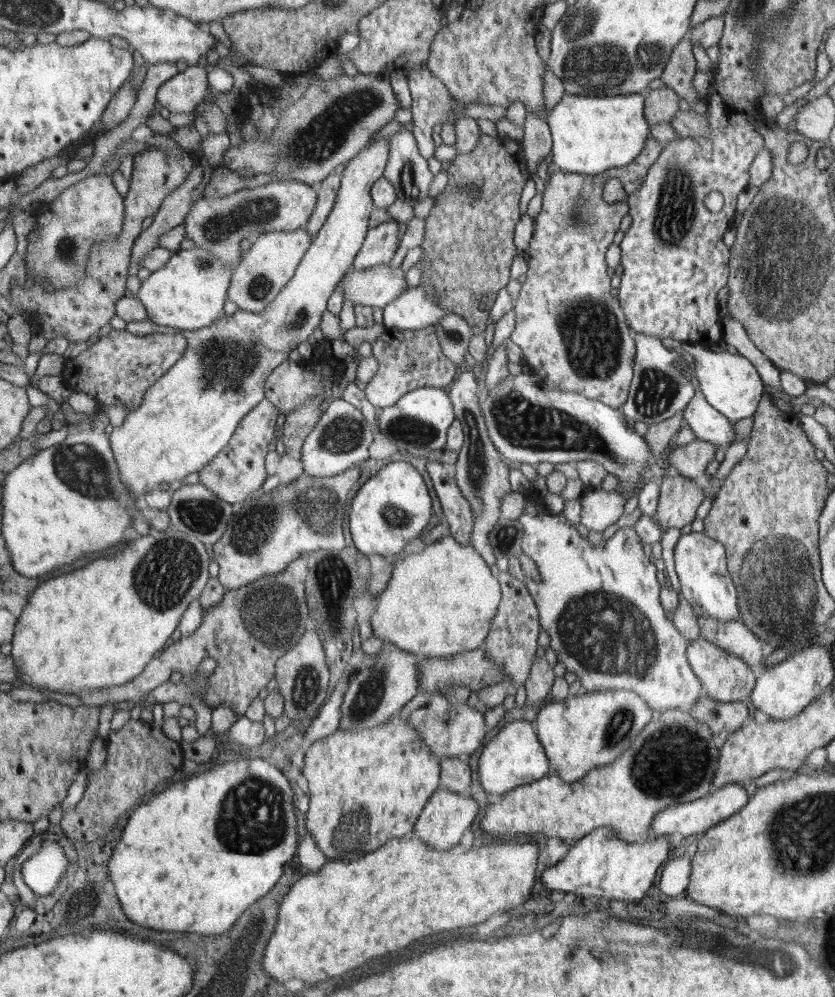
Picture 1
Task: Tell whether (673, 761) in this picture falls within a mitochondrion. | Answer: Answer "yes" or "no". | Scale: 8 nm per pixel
yes

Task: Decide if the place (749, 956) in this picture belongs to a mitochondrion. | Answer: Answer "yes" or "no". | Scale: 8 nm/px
yes

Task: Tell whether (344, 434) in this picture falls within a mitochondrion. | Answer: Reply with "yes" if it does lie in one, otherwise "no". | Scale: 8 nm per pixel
yes

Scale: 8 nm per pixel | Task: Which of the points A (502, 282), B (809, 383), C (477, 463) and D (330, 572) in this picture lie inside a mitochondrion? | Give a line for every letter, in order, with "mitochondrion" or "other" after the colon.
A: other
B: other
C: mitochondrion
D: mitochondrion

